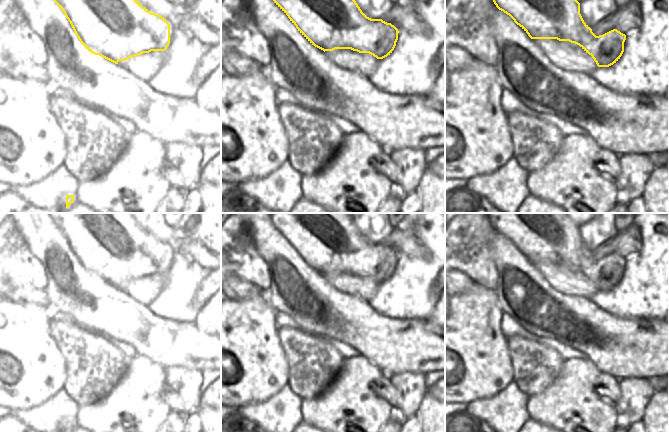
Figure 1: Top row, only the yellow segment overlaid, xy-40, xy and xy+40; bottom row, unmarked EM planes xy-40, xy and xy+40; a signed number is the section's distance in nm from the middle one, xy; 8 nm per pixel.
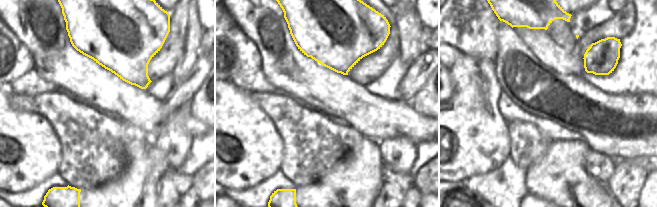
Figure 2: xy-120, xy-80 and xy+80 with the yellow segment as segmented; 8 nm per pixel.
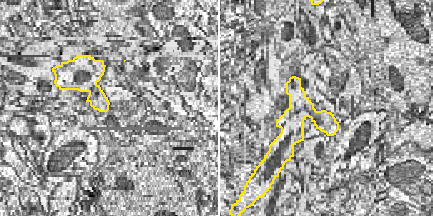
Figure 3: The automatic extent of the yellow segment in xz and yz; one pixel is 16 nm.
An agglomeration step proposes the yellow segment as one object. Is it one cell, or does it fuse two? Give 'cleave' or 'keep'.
keep

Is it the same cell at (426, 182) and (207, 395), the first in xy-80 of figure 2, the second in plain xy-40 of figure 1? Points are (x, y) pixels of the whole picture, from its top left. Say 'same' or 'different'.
same

